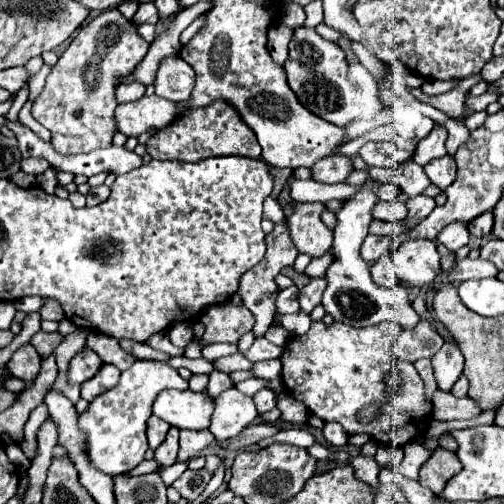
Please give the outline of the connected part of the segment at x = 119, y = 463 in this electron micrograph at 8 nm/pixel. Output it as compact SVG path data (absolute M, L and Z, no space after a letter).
M135 362L129 370L121 372L121 380L115 388L97 396L85 414L79 416L79 426L89 436L87 456L95 468L117 476L135 468L147 452L147 420L153 414L151 406L159 392L163 390L187 390L187 380L179 376L175 368L161 362Z

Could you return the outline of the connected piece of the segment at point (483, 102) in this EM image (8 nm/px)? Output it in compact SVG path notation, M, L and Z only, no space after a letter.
M489 88L487 92L483 92L483 94L479 96L466 95L465 104L469 106L473 112L481 112L481 110L486 110L491 102L497 102L497 98L499 98L499 92L493 90L493 88Z

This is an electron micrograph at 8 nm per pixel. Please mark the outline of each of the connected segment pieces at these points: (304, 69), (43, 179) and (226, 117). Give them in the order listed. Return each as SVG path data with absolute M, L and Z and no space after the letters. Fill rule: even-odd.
M297 28L289 42L289 58L285 60L285 72L289 88L297 94L297 100L315 116L345 128L359 116L359 94L347 78L345 52L325 38L321 38L313 28Z
M53 168L47 169L43 174L36 177L36 184L40 188L43 188L48 194L53 195L55 193L56 185L58 184L56 171L53 170Z
M215 100L205 108L185 110L183 116L175 118L167 128L159 130L147 142L147 152L157 160L181 160L199 162L211 156L249 156L259 158L261 146L255 132L243 122L239 112L225 100Z

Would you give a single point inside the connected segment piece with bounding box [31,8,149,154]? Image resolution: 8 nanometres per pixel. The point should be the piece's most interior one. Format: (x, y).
(77, 106)

